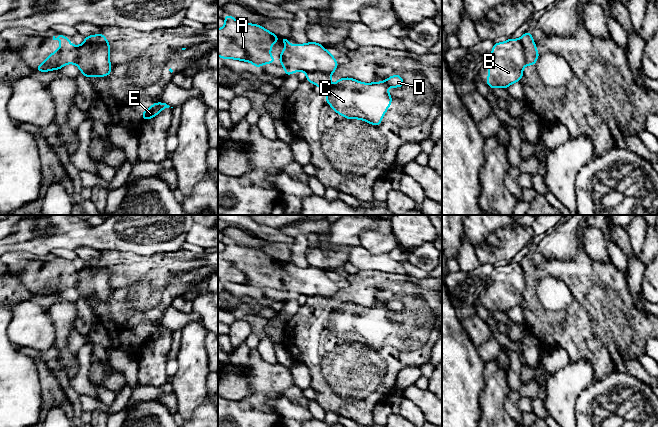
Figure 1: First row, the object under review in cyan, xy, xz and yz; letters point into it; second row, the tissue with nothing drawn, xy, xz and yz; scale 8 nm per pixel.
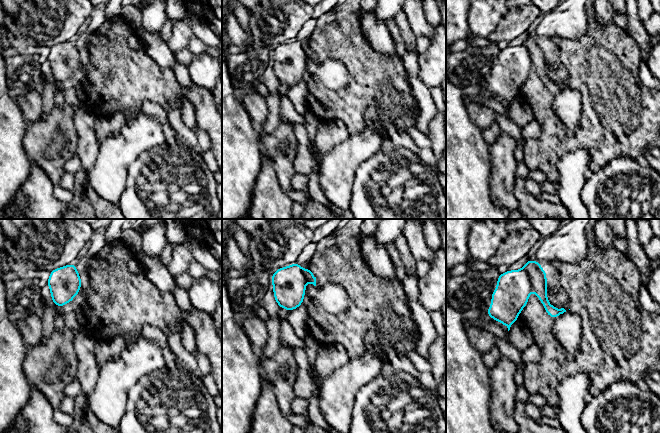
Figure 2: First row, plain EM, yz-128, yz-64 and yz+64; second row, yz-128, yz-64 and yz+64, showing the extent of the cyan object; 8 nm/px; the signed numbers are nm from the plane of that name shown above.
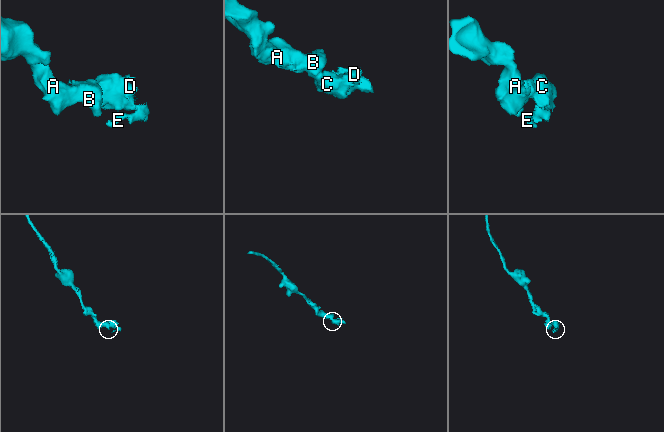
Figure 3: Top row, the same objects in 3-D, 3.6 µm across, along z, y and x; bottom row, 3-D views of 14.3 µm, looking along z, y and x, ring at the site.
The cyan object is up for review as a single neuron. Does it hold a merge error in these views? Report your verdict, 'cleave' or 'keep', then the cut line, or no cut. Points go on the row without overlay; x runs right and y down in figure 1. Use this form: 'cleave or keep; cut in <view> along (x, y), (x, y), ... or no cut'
cleave; cut in xz along (306, 296), (326, 296), (330, 299)

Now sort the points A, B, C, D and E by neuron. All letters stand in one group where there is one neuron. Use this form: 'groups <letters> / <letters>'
groups A B / C D E

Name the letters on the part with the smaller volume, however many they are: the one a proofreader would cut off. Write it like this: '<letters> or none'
C, D, E

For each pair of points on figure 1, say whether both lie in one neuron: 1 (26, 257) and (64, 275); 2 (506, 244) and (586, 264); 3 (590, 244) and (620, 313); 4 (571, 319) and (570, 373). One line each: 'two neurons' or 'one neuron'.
1: one neuron
2: two neurons
3: two neurons
4: two neurons

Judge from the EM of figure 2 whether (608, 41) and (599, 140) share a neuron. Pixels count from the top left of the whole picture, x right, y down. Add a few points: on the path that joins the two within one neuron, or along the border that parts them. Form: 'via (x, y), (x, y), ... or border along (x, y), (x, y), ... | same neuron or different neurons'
via (608, 66), (608, 115) | same neuron

